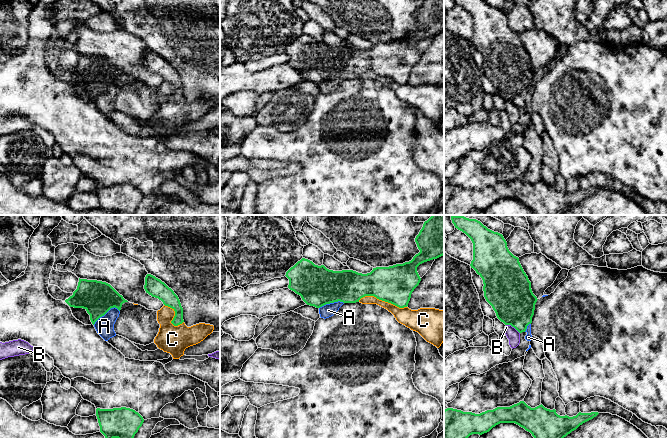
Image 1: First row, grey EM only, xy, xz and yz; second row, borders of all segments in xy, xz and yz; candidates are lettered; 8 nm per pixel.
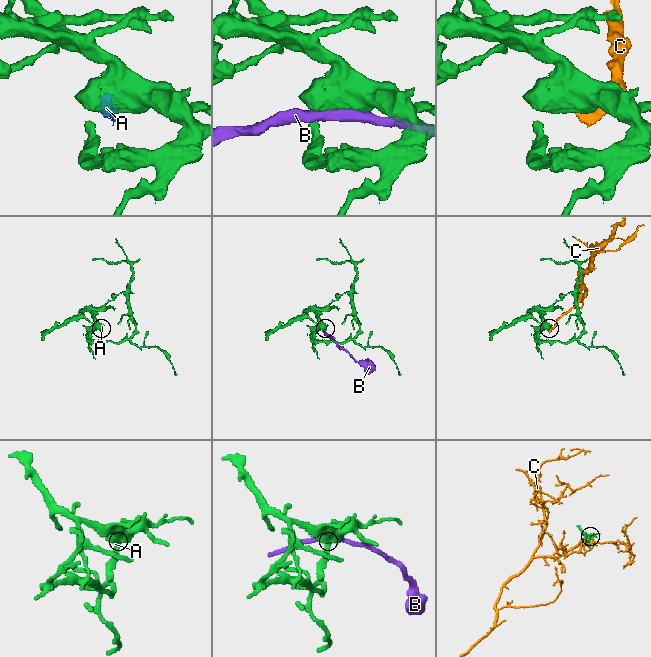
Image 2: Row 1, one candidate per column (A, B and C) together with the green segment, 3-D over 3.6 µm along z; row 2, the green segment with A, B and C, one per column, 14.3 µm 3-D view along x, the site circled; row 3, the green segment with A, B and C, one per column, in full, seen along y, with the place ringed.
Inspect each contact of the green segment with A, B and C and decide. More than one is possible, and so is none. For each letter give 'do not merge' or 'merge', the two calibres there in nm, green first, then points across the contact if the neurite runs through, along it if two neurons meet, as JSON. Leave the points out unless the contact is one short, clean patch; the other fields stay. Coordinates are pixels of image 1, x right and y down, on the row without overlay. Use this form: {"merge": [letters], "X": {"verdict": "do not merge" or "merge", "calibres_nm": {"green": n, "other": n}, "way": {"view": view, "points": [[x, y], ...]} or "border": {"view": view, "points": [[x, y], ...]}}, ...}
{"merge": [], "A": {"verdict": "do not merge", "calibres_nm": {"green": 260, "other": 150}, "border": {"view": "xy", "points": [[119, 86], [111, 83], [93, 100]]}}, "B": {"verdict": "do not merge", "calibres_nm": {"green": 360, "other": 100}}, "C": {"verdict": "do not merge", "calibres_nm": {"green": 300, "other": 140}}}

